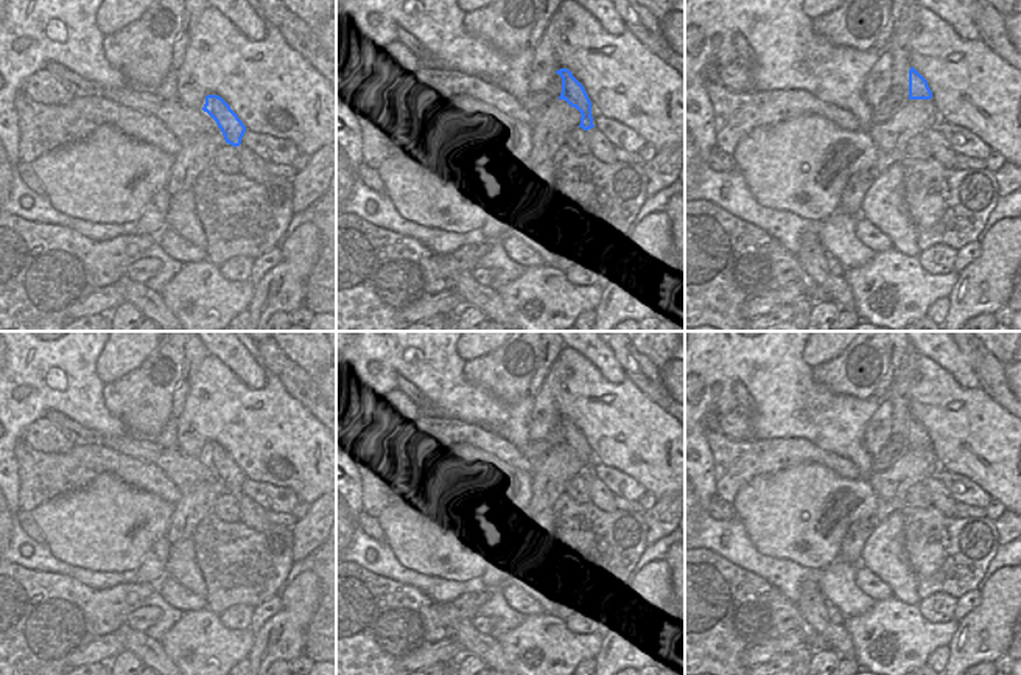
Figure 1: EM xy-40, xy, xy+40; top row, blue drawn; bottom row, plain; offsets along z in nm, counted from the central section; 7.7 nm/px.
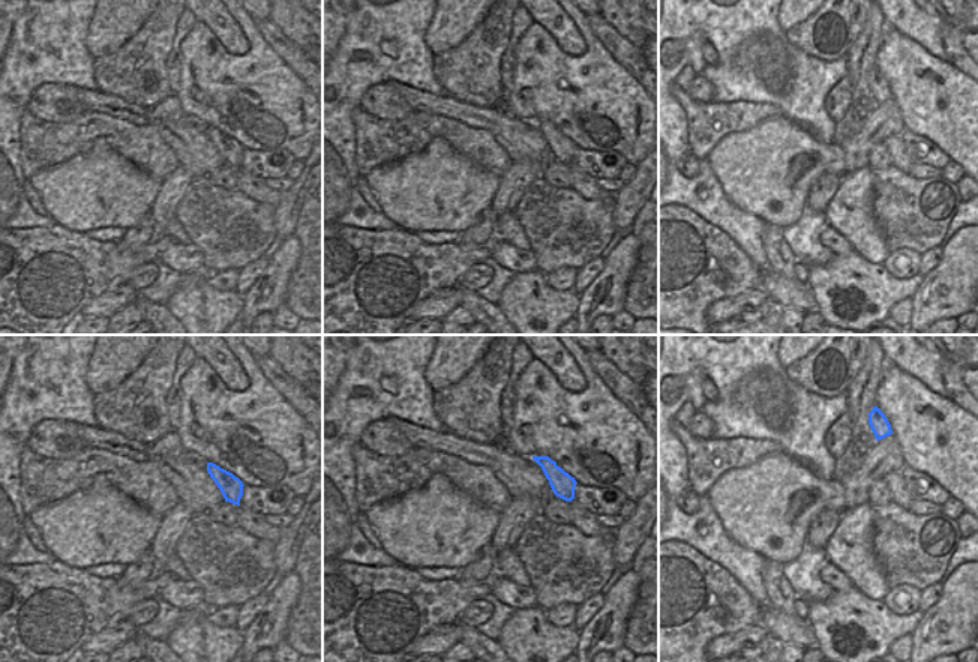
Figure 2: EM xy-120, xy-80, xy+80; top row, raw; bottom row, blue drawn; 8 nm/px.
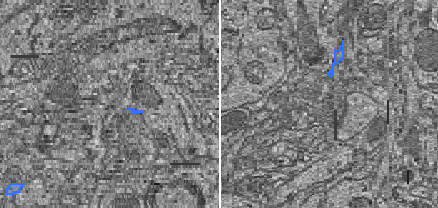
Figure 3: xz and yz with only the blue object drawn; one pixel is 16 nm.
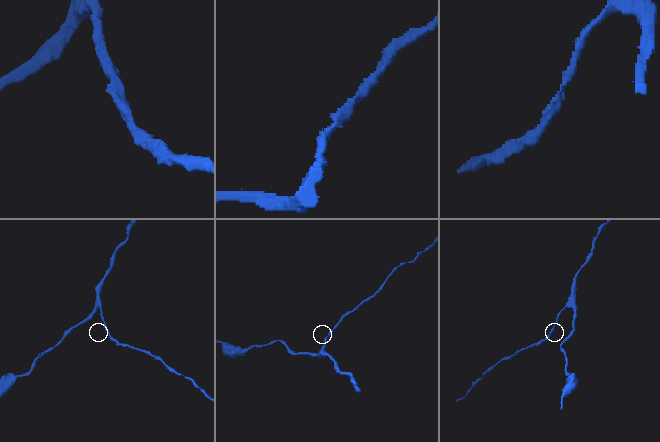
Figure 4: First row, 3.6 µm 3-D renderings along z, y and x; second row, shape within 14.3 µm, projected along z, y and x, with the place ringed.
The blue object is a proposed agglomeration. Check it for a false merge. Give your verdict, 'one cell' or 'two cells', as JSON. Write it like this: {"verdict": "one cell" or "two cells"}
{"verdict": "one cell"}

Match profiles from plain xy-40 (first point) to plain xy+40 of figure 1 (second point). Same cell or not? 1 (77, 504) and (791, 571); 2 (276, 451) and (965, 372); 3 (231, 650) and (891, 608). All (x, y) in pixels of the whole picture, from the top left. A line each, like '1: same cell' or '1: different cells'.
1: different cells
2: different cells
3: same cell

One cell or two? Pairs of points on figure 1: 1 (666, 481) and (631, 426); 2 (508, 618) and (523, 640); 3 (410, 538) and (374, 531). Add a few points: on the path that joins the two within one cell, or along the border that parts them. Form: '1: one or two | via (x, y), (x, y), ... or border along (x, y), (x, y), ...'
1: one | via (666, 467), (643, 440)
2: two | border along (534, 608), (501, 641)
3: two | border along (377, 518), (386, 540)

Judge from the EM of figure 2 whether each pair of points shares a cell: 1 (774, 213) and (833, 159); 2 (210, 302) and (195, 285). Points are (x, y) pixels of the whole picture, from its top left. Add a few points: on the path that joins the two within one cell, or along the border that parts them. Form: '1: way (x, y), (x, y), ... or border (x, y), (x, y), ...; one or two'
1: way (783, 198), (816, 165); one
2: way (206, 297), (198, 290); one

